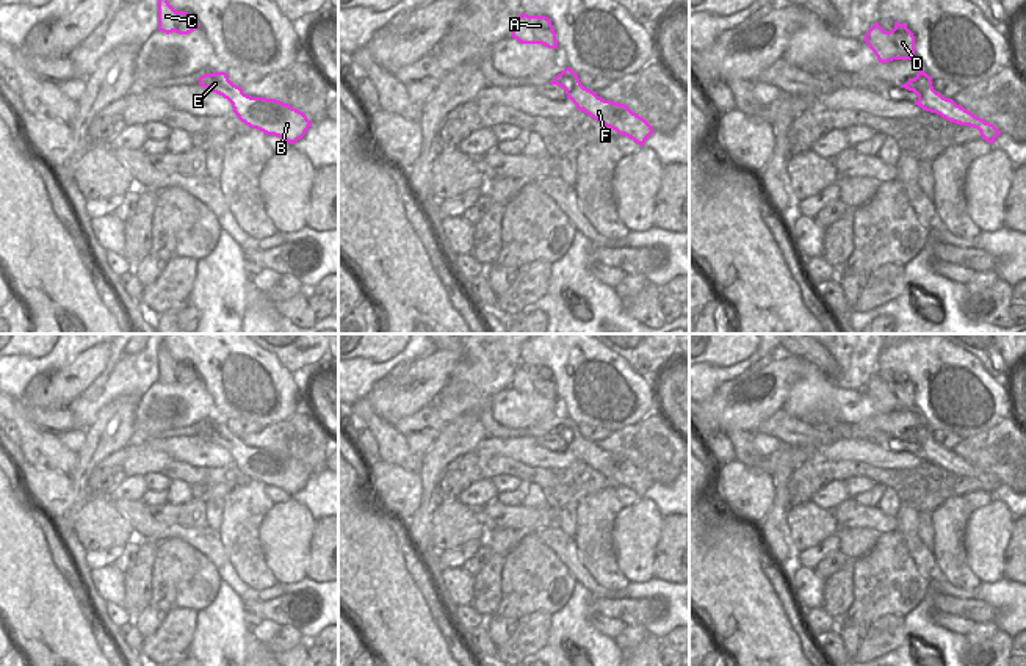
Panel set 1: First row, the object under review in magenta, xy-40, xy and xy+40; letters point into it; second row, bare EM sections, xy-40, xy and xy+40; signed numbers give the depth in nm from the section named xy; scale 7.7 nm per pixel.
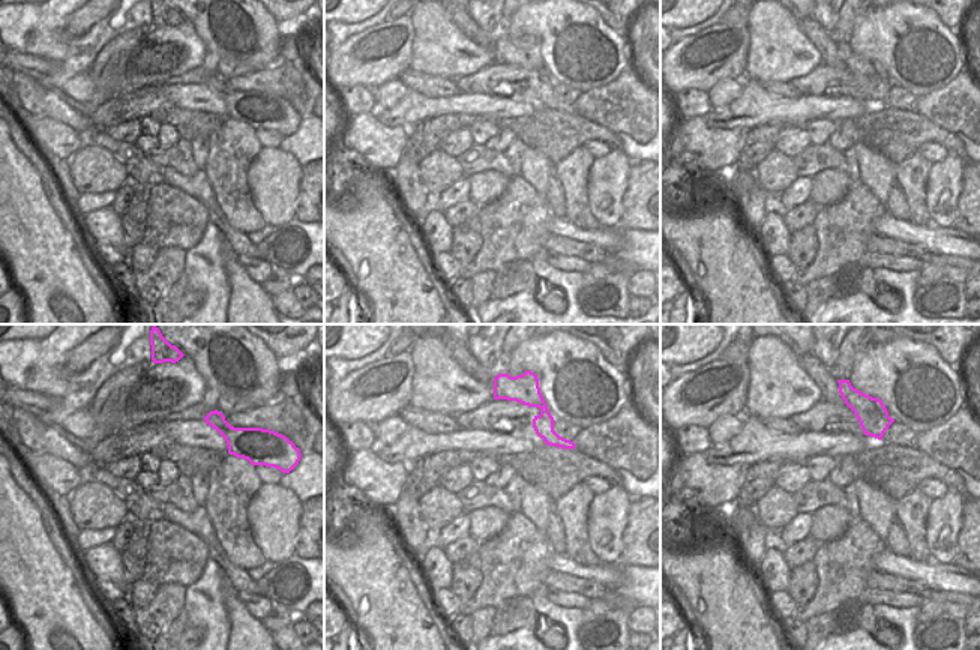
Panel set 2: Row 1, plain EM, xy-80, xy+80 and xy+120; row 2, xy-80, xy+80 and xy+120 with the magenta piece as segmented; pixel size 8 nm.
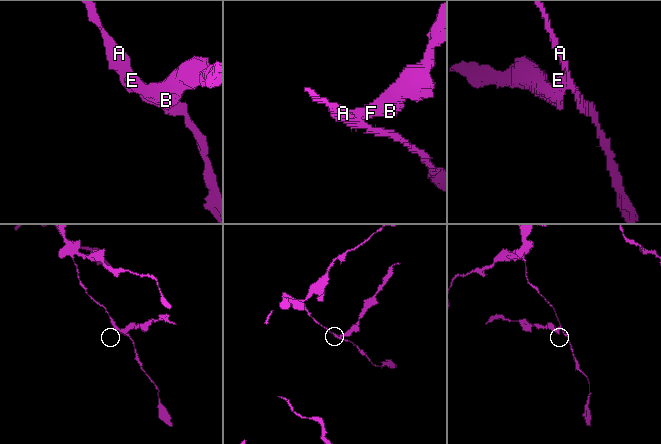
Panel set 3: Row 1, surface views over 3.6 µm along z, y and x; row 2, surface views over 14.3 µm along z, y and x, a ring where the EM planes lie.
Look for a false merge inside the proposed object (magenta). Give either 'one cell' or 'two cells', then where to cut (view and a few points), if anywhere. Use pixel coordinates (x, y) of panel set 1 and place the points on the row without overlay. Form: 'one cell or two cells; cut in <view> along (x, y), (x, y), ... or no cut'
two cells; cut in xy+40 along (915, 428), (924, 434), (926, 453)

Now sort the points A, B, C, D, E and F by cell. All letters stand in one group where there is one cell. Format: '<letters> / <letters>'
A C D / B E F

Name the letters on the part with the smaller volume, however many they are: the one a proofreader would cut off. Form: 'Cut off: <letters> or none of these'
Cut off: B, E, F

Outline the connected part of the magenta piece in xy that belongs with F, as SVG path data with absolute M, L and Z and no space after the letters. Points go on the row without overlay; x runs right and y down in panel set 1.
M565 418L550 434L565 440L570 433L575 439L567 445L567 450L576 456L578 462L584 462L619 486L631 489L639 497L644 497L645 490L653 484L652 476L627 456L605 451L598 448L597 443L584 439L578 425L570 418Z

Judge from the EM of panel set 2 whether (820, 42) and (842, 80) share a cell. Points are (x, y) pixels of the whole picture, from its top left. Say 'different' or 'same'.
different

